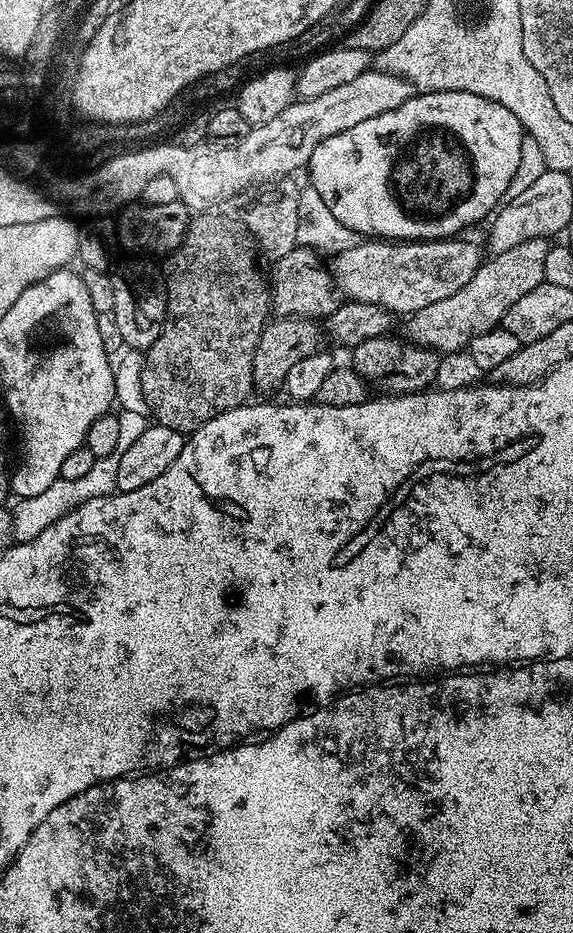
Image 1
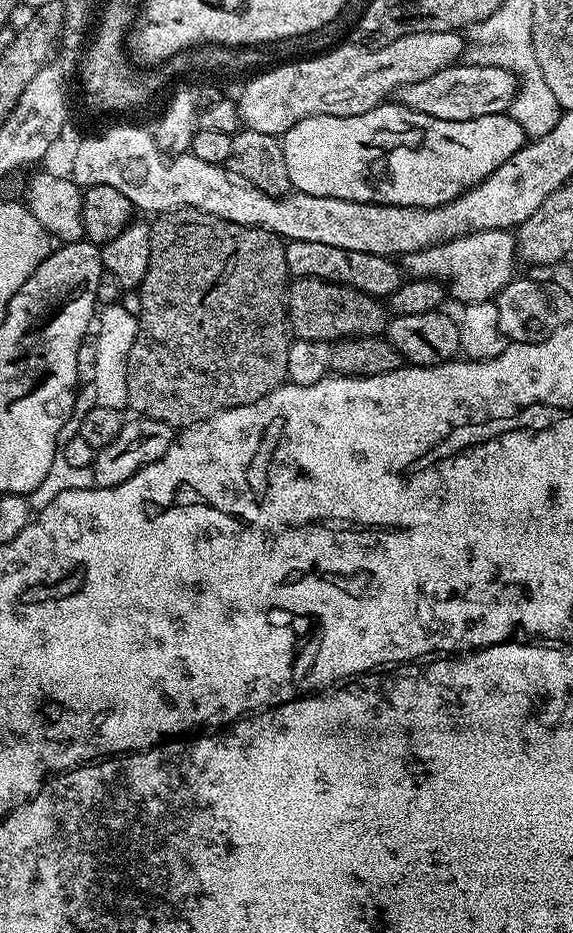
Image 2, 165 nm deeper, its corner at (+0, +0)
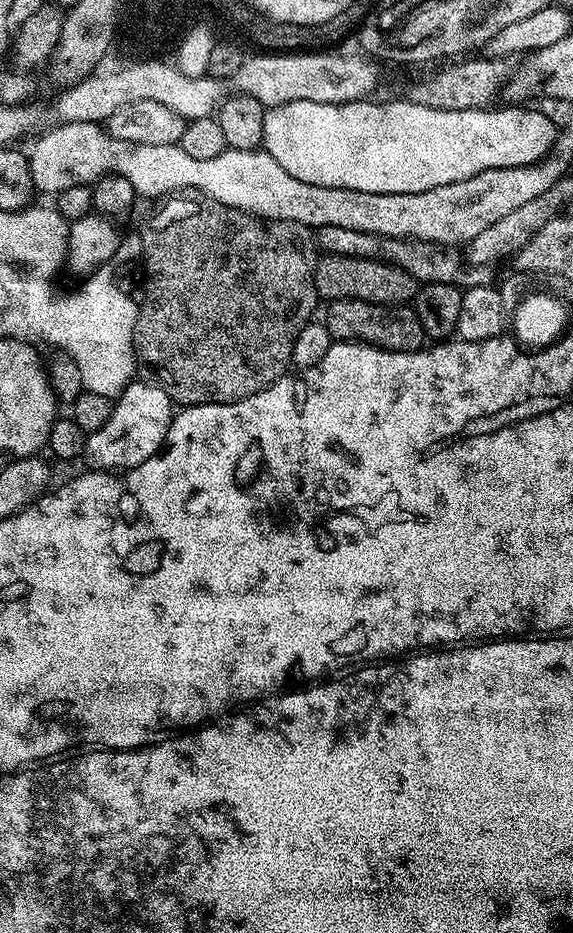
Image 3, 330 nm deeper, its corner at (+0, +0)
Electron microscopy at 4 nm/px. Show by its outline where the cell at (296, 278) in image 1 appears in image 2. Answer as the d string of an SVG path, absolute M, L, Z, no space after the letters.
M301 240L287 241L284 249L288 274L292 278L305 276L329 280L377 298L391 296L393 292L399 290L402 283L401 265L390 256L379 256L362 250L342 250L338 246L326 246L326 242L302 242Z

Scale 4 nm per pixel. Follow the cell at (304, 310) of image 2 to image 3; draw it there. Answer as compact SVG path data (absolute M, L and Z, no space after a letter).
M321 255L314 270L314 286L325 301L361 300L375 304L404 306L418 296L418 282L406 270L381 260L370 258L346 258L345 256Z

